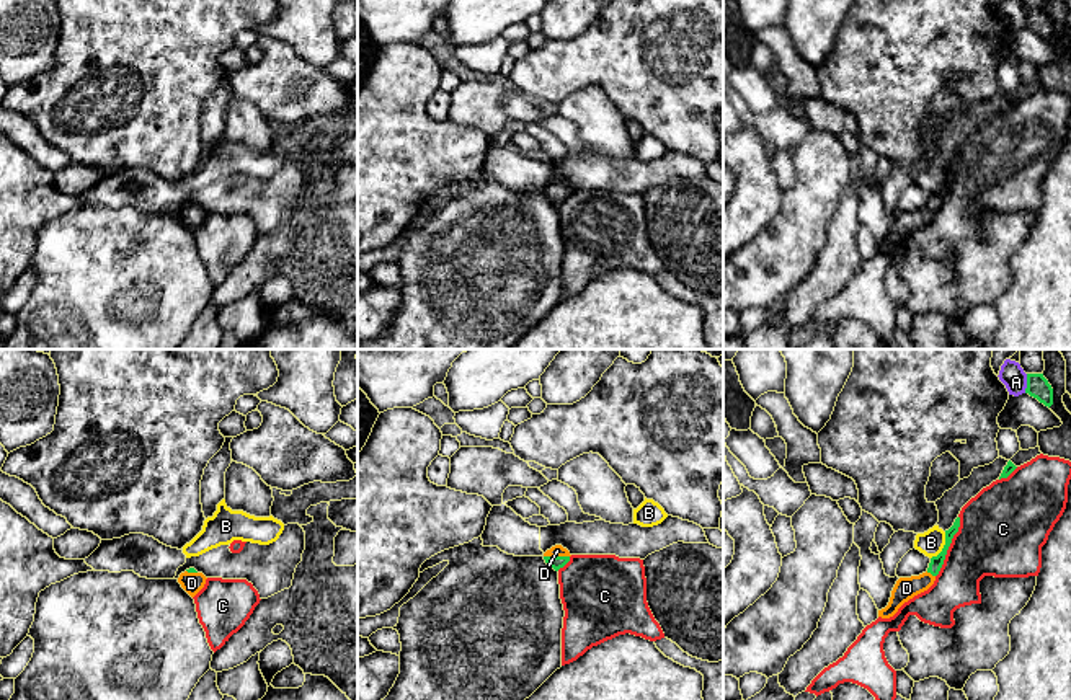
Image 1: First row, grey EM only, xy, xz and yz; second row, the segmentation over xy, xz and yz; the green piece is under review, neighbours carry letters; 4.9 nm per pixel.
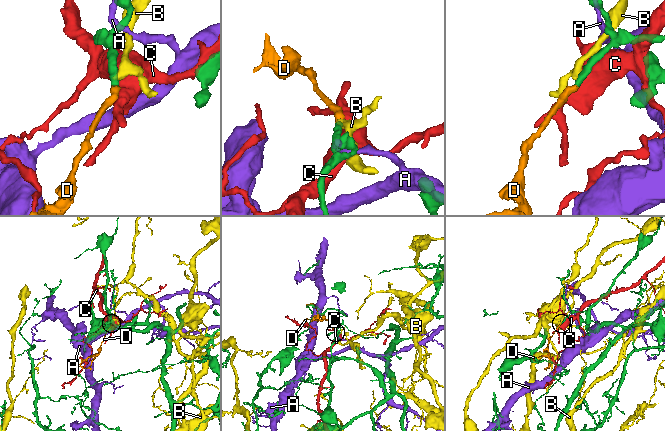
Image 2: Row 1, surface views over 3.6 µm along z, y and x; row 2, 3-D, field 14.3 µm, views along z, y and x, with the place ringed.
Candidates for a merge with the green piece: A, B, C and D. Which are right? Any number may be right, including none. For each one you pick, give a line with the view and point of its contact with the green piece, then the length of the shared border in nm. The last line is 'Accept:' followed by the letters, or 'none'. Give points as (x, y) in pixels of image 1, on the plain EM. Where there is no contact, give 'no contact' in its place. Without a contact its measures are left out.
D: meets green in xz at (557, 191); contact 130 nm long
Accept: D

